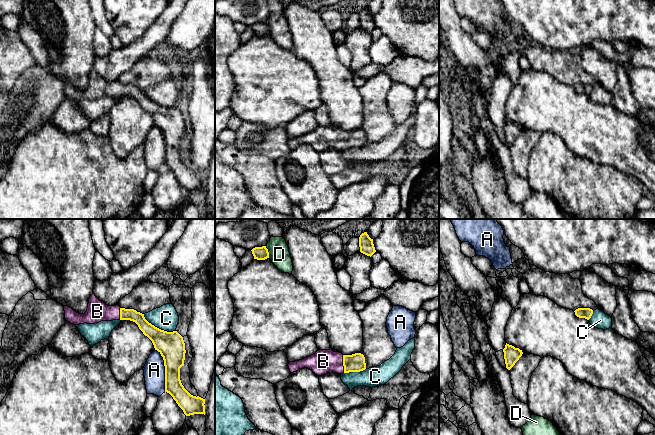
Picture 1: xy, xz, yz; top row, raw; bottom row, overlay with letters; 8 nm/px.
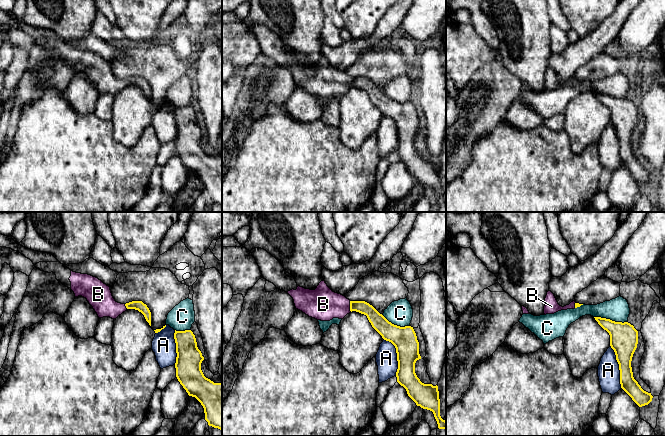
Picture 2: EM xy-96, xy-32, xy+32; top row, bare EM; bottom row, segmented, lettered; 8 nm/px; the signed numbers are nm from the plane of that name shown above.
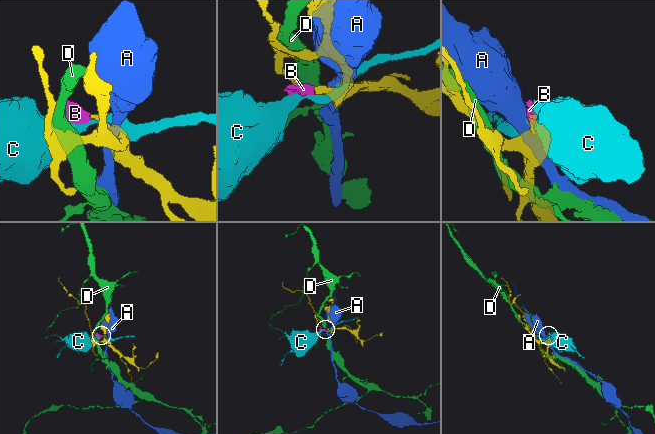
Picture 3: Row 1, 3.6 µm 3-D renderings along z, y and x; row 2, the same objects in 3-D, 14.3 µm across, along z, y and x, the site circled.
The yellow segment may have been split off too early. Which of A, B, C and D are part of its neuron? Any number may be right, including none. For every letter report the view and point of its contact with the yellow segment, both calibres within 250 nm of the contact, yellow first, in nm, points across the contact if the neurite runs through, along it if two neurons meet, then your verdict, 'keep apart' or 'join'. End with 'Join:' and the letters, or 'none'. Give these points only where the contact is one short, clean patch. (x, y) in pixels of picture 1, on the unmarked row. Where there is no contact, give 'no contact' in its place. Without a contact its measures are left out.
A: meets yellow in xy at (165, 146); 220 nm thick on the yellow side, 180 nm on the other; keep apart
B: meets yellow in xz at (343, 140); 140 nm thick on the yellow side, 190 nm on the other; runs through xz (356, 138), (343, 140), (323, 137); join
C: meets yellow in xy at (158, 104); 220 nm thick on the yellow side, 200 nm on the other; keep apart
D: meets yellow in xz at (268, 28); 110 nm thick on the yellow side, 170 nm on the other; keep apart
Join: B

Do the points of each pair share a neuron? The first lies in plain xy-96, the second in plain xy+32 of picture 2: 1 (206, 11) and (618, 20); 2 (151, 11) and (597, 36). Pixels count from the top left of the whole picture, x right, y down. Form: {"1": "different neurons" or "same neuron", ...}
{"1": "different neurons", "2": "different neurons"}

